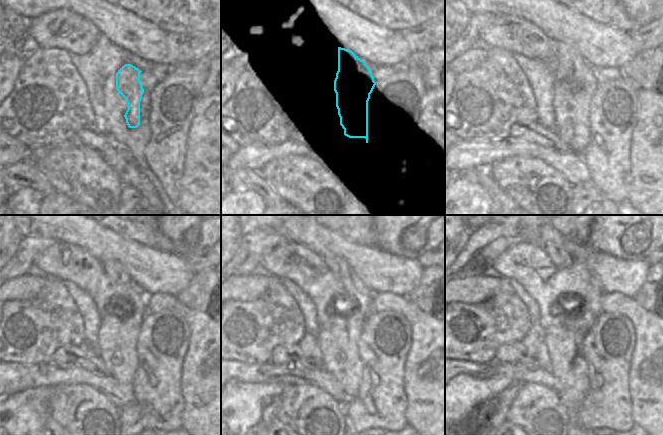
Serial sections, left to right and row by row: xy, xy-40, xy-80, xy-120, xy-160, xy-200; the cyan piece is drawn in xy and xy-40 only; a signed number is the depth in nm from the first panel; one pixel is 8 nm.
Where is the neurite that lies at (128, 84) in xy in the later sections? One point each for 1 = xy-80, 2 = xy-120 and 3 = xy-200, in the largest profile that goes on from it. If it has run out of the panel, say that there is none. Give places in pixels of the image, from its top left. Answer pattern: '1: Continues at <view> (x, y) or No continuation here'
1: Continues at xy-80 (575, 84)
2: Continues at xy-120 (119, 329)
3: Continues at xy-200 (567, 365).

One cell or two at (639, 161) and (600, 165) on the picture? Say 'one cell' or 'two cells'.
two cells

